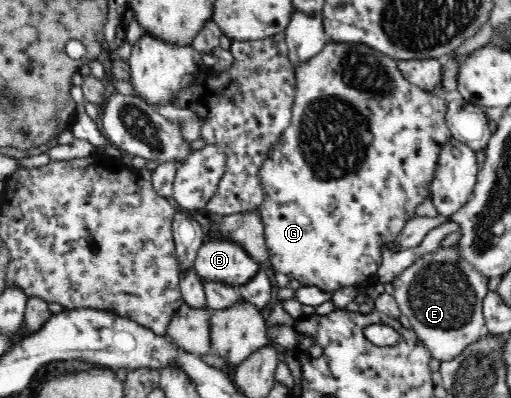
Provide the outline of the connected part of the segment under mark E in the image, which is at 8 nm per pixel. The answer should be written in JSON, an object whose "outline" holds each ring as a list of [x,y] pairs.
{"outline":[[[456,245],[446,248],[438,246],[436,252],[420,256],[414,265],[404,269],[391,281],[394,288],[393,298],[397,301],[401,313],[408,317],[411,327],[424,346],[430,350],[432,357],[441,362],[454,359],[469,343],[484,334],[483,299],[489,292],[488,283],[490,283],[488,277],[460,257]]]}

